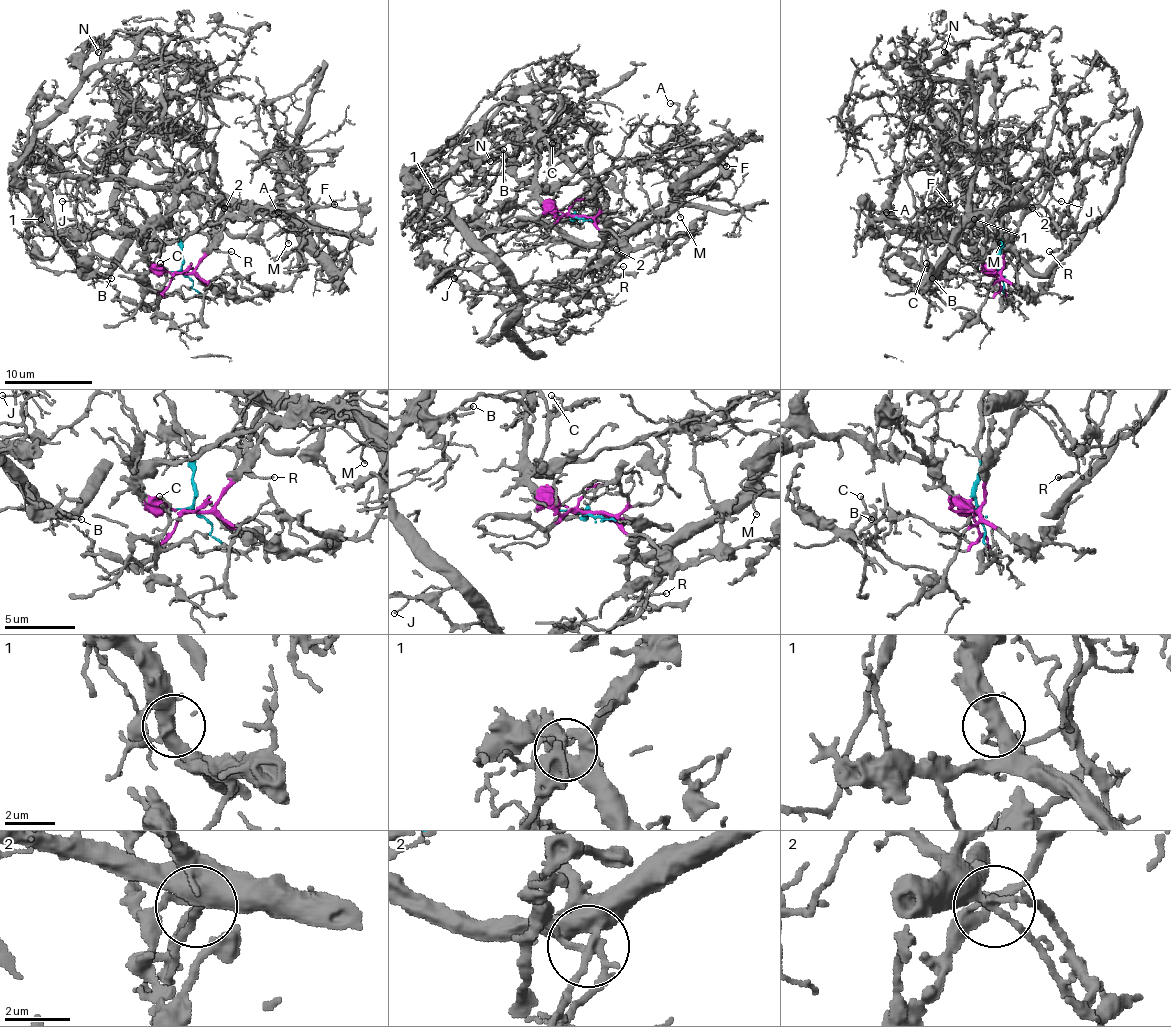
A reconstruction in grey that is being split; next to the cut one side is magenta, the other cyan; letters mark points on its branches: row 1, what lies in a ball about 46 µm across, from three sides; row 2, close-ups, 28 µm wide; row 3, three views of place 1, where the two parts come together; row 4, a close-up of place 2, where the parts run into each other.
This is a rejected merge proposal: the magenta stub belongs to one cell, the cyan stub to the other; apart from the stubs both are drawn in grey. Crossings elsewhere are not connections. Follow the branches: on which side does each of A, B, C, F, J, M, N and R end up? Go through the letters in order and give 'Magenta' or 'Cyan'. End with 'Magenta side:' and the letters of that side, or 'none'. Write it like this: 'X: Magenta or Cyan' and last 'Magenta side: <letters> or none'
A: Magenta
B: Magenta
C: Magenta
F: Cyan
J: Cyan
M: Cyan
N: Magenta
R: Cyan
Magenta side: A, B, C, N

